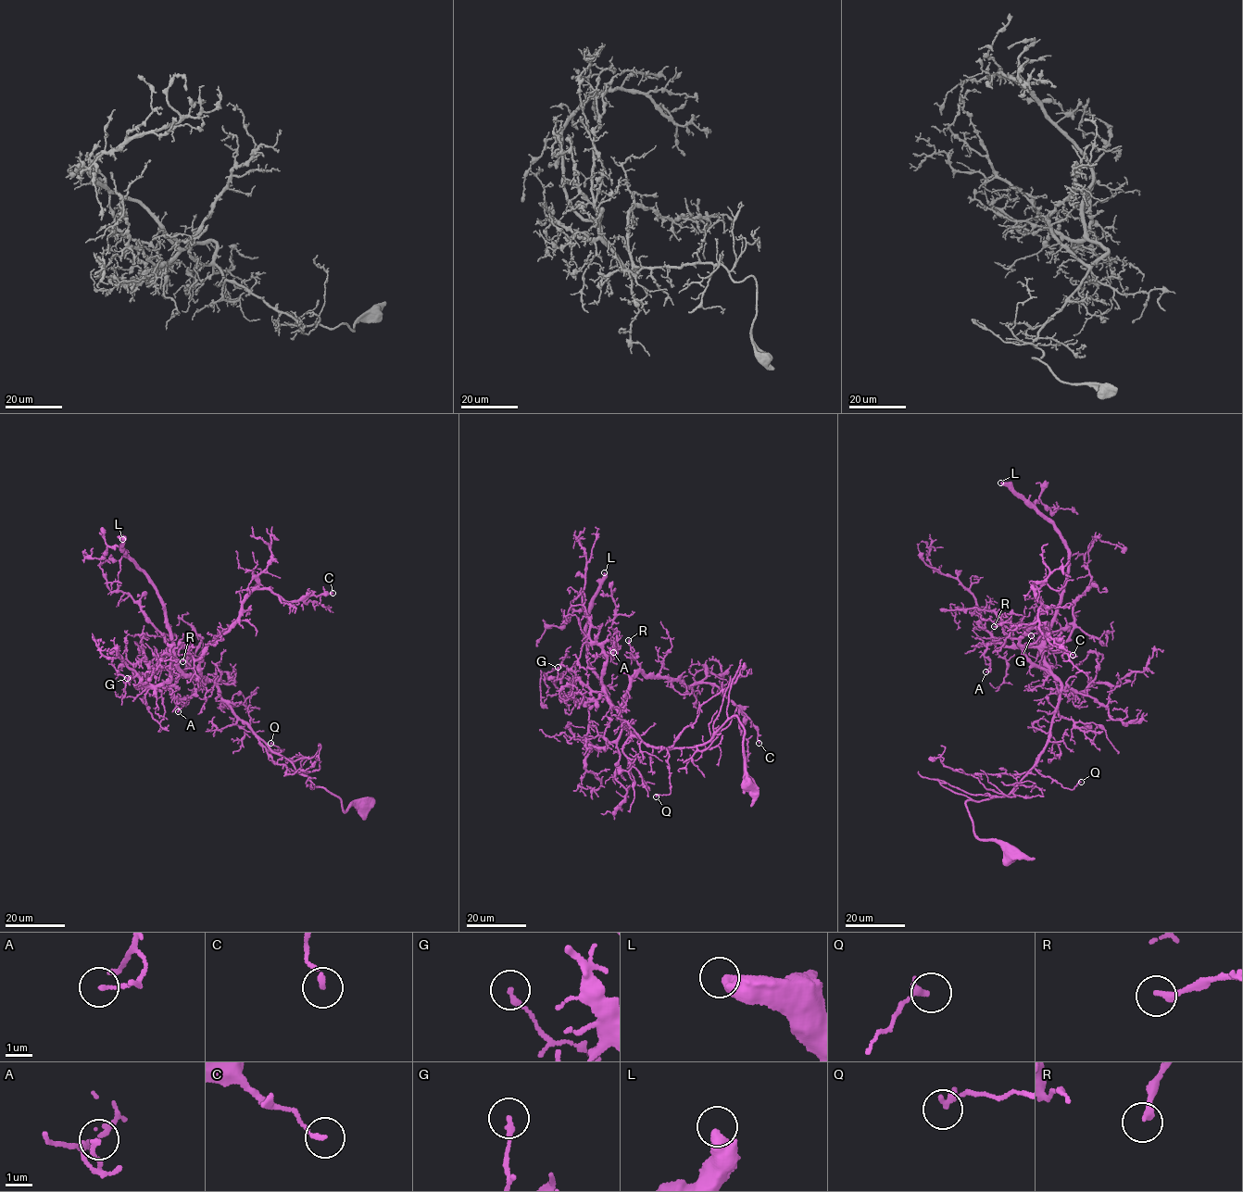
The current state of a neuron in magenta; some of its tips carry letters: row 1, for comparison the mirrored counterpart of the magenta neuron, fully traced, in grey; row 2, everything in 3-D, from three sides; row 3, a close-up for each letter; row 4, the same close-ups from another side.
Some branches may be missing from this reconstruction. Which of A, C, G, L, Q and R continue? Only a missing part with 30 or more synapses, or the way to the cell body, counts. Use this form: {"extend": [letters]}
{"extend": ["L"]}

